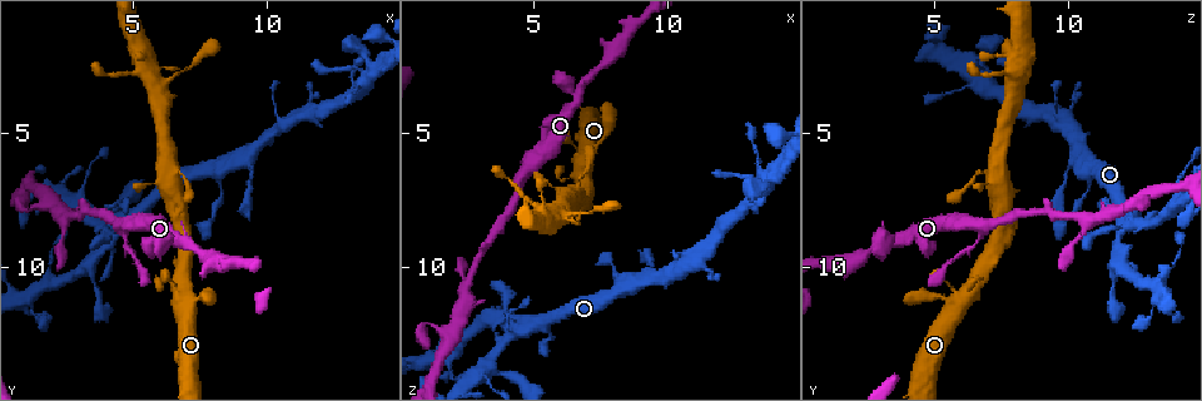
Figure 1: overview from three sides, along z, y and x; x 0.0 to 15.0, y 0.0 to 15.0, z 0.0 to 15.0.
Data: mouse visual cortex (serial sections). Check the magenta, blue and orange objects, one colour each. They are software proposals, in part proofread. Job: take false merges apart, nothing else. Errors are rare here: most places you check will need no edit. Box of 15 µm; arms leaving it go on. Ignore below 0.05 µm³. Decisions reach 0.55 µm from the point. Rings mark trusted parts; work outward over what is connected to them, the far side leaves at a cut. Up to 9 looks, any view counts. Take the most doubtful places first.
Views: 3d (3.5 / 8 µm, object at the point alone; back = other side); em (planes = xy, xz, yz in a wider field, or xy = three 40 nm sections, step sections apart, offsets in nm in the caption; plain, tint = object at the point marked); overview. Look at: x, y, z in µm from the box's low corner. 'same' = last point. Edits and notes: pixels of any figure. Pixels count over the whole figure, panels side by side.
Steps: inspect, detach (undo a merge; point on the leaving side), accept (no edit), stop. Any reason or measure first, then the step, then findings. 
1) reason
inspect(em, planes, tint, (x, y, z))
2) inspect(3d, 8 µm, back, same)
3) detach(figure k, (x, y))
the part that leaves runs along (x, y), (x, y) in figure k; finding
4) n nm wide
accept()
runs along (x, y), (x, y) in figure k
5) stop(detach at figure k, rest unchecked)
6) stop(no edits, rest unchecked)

abrupt turn
inspect(3d, 8 µm, (4.3, 8.5, 12.3))

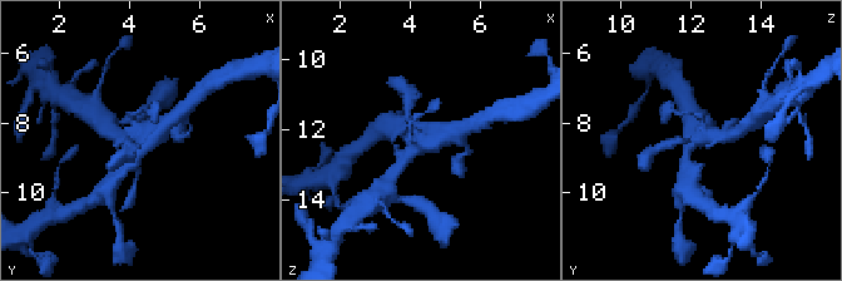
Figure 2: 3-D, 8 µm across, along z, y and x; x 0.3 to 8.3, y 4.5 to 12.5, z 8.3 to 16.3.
closer look
inspect(3d, 3.5 µm, back, (4.3, 8.4, 12.4))

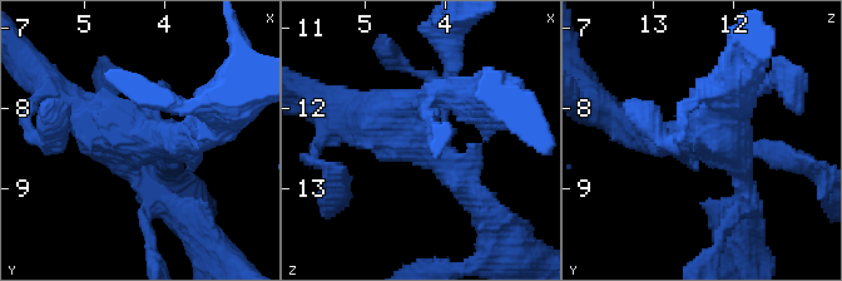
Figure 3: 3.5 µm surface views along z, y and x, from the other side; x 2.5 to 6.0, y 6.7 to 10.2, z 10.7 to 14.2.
inspect(em, planes, tint, (4.30, 8.45, 12.30))

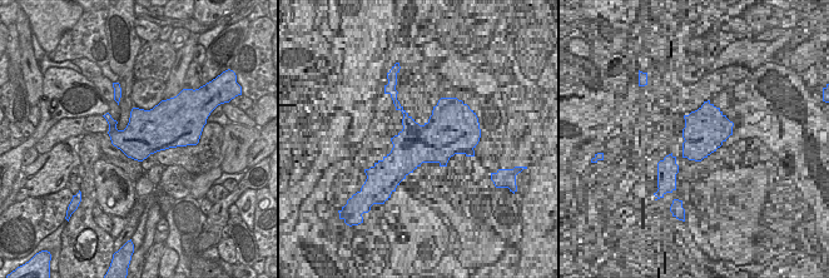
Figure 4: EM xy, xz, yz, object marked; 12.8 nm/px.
accept()
runs along (340, 113), (425, 144), (464, 187) in figure 3; all the same cell

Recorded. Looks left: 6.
sudden change in width
inspect(3d, 3.5 µm, (3.3, 8.0, 13.7))

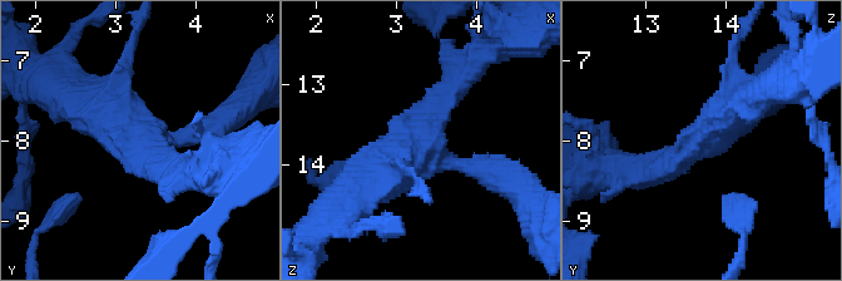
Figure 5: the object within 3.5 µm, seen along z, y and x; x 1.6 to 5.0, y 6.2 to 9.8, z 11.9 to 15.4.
4 arms; arms of 200, 300, 400, 500 nm; shape alone is not enough
inspect(em, planes, tint, (3.25, 8.00, 13.70))

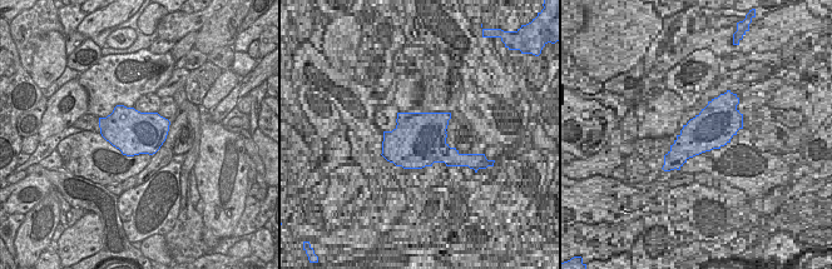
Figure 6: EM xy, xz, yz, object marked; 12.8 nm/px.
another direction
inspect(em, xy, step 5, tint, same)

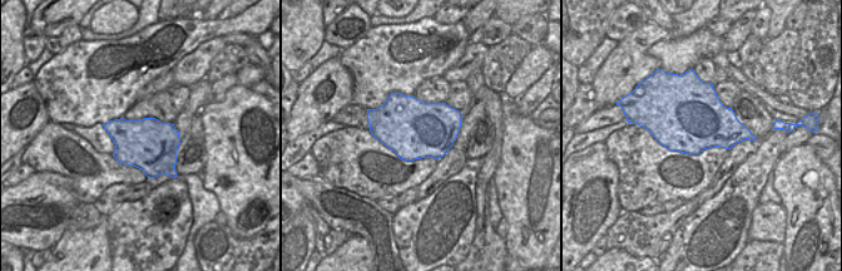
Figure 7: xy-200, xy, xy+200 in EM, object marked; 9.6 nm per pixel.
accept()
runs along (457, 82), (400, 166), (366, 185) in figure 5; continuous, no second cell

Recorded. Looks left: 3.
arms part here
inspect(3d, 3.5 µm, (6.8, 10.5, 6.7))

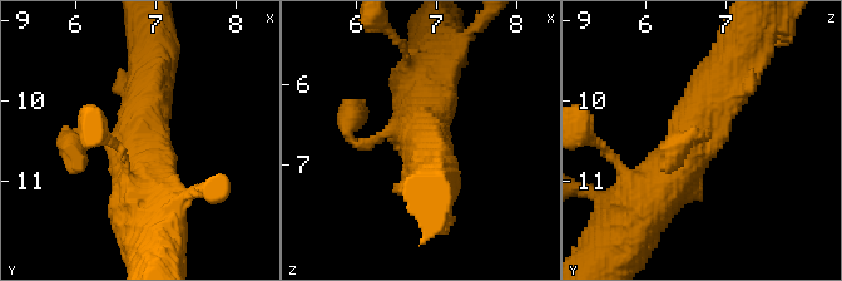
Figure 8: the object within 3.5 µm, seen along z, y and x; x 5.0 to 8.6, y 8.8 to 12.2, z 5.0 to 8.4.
accept()
runs along (640, 212), (682, 162), (731, 69) in figure 8; one cell here

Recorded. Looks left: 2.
a narrow waist
inspect(3d, 3.5 µm, (5.3, 2.8, 7.8))

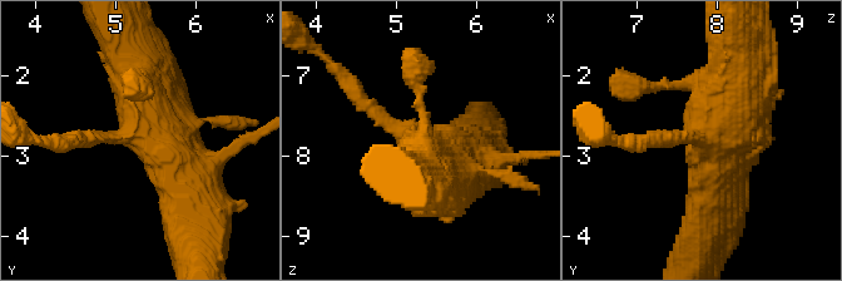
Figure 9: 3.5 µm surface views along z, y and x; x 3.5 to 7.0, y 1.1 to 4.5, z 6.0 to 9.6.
need the tissue
inspect(em, xy, step 3, tint, (5.30, 2.75, 7.90))

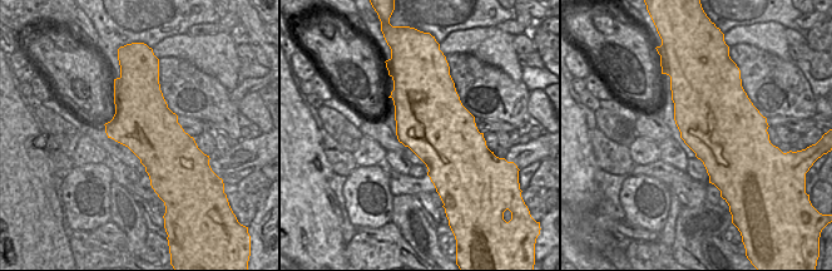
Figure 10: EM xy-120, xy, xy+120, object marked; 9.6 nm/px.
accept()
runs along (187, 210), (137, 60) in figure 9; continuous, no second cell

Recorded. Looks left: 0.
stop(no edits, rest unchecked)

